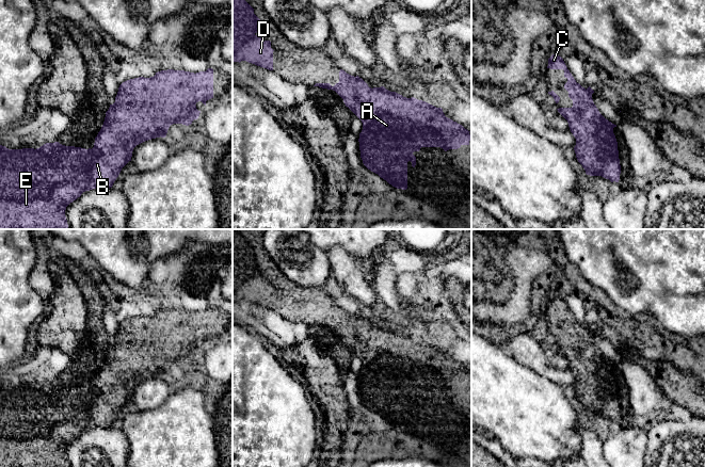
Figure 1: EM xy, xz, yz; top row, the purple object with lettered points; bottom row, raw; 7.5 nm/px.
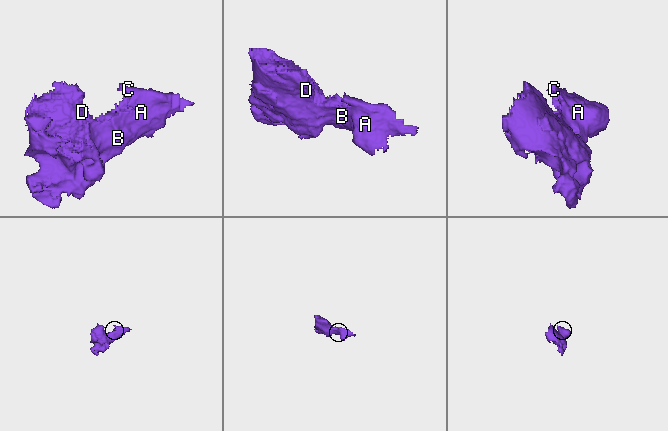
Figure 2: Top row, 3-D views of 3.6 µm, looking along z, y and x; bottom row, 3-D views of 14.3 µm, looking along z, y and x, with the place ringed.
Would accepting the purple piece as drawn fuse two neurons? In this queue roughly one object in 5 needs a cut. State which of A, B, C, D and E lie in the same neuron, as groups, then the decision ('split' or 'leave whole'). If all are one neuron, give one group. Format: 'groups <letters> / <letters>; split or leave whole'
groups A B C D E; leave whole

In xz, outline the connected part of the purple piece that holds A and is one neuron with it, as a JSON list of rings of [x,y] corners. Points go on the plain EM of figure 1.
[[[342,308],[339,310],[339,321],[334,325],[330,322],[316,322],[314,325],[335,329],[346,345],[362,359],[358,381],[364,404],[397,428],[407,428],[407,401],[411,400],[415,406],[414,390],[419,390],[421,386],[440,386],[447,390],[469,384],[471,380],[471,370],[446,356],[442,347],[414,336],[403,336],[384,325],[371,327],[362,317]]]

